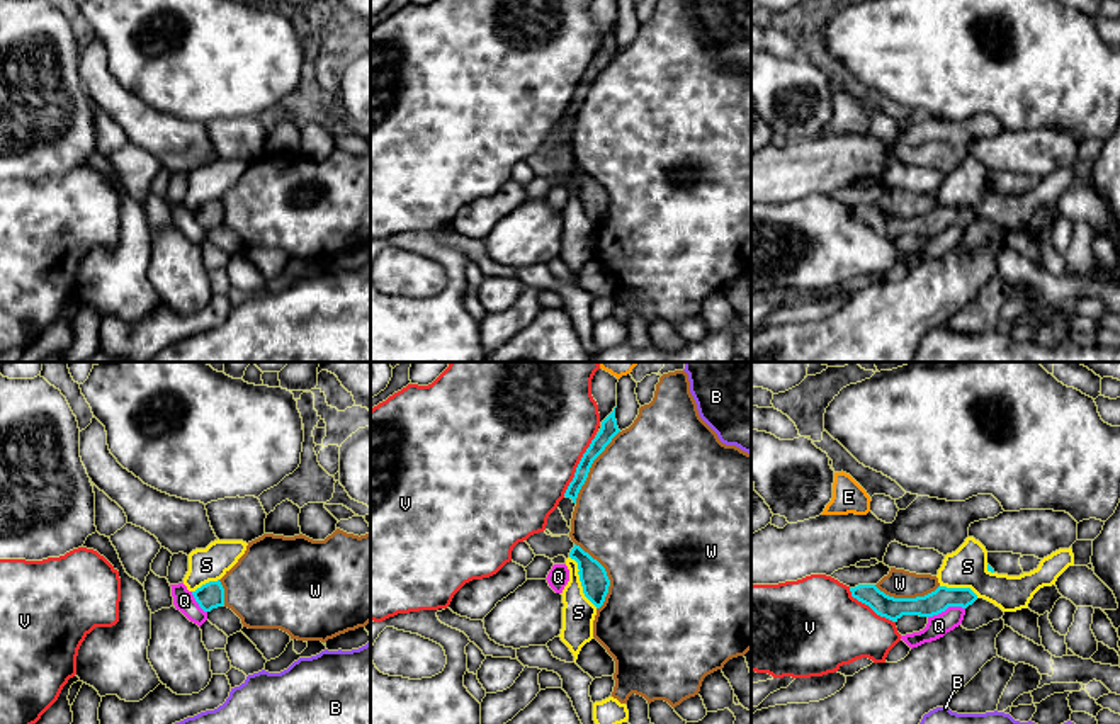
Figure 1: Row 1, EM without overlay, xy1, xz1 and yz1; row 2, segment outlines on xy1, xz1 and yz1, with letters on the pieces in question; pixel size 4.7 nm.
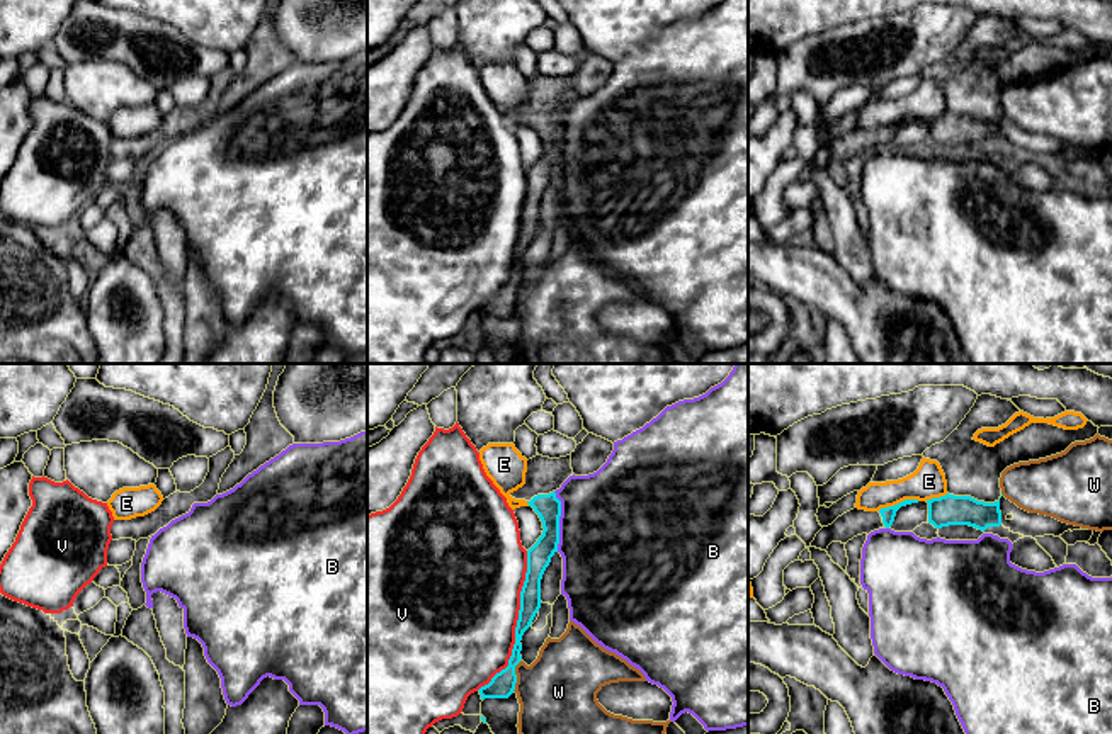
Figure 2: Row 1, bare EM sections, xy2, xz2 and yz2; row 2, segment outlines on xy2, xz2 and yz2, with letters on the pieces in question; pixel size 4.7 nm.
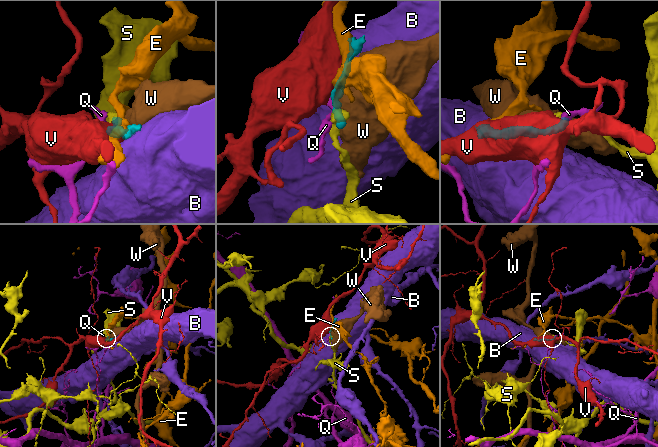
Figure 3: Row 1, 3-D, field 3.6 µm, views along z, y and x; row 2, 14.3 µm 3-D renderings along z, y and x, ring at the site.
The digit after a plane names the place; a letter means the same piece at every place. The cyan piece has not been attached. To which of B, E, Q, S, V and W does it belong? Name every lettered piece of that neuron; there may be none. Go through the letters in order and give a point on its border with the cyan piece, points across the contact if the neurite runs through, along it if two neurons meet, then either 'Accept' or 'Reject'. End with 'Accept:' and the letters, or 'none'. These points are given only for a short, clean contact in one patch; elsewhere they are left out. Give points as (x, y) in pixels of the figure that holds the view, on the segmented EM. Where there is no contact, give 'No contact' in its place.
B: Touches cyan at xz2 (558, 522). Boundary: xz2 (553, 491), (560, 502), (558, 551). Reject
E: Touches cyan at yz2 (898, 503). Boundary: yz2 (919, 500), (902, 500), (878, 510). Reject
Q: Touches cyan at yz1 (945, 609). Boundary: yz1 (964, 607), (947, 607), (928, 617). Reject
S: Touches cyan at xz1 (580, 580). Boundary: xz1 (570, 556), (576, 563), (582, 592), (597, 607). Reject
V: Touches cyan at xz2 (517, 624). Reject
W: Touches cyan at xz1 (605, 575). Reject
Accept: none

